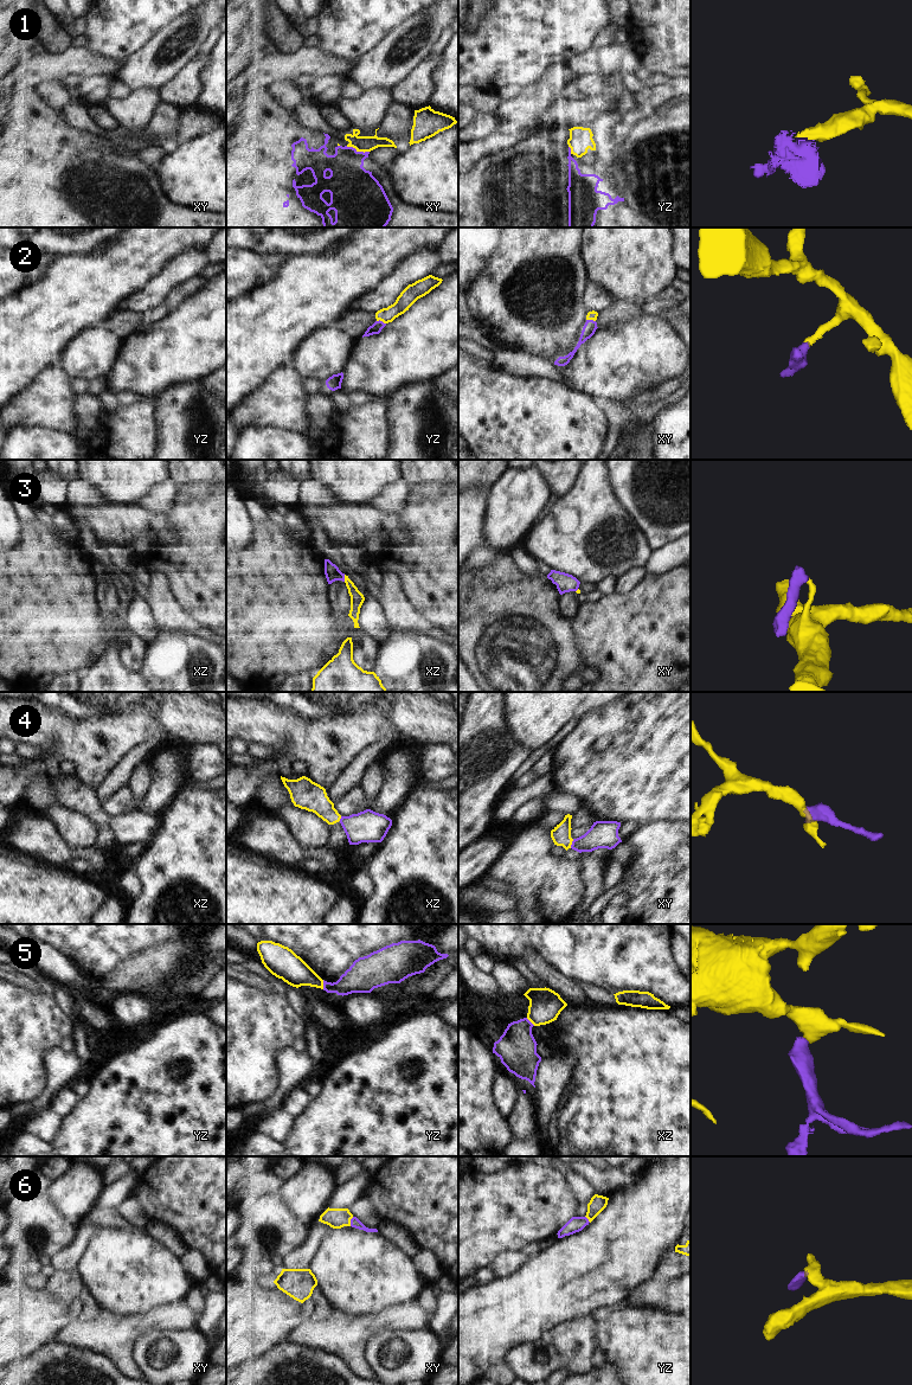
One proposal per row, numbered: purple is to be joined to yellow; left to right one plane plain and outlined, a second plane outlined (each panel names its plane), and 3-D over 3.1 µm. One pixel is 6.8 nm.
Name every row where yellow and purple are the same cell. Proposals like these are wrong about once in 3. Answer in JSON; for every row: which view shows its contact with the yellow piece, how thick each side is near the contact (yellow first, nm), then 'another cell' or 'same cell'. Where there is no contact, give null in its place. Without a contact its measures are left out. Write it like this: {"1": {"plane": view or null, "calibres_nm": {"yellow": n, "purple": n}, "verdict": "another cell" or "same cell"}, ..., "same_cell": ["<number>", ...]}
{"1": {"plane": "xy", "calibres_nm": {"yellow": 110, "purple": 300}, "verdict": "another cell"}, "2": {"plane": "yz", "calibres_nm": {"yellow": 110, "purple": 80}, "verdict": "same cell"}, "3": {"plane": "xz", "calibres_nm": {"yellow": 100, "purple": 100}, "verdict": "another cell"}, "4": {"plane": "xy", "calibres_nm": {"yellow": 130, "purple": 190}, "verdict": "same cell"}, "5": {"plane": "yz", "calibres_nm": {"yellow": 190, "purple": 190}, "verdict": "another cell"}, "6": {"plane": "xy", "calibres_nm": {"yellow": 140, "purple": 70}, "verdict": "same cell"}, "same_cell": ["2", "4", "6"]}

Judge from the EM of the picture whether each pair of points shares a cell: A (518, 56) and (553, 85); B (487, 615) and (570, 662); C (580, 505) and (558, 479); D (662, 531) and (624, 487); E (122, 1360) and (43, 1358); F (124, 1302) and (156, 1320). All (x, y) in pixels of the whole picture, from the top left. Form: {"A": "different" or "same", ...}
{"A": "different", "B": "same", "C": "different", "D": "same", "E": "different", "F": "different"}

